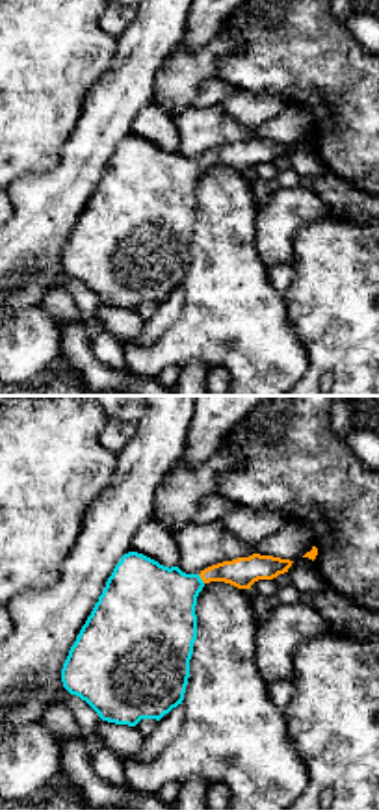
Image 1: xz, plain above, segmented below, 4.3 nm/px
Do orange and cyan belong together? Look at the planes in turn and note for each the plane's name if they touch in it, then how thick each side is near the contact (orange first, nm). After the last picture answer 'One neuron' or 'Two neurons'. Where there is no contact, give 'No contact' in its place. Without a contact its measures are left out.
Touches orange in xz. Thickness 140 nm (orange) against 360 nm

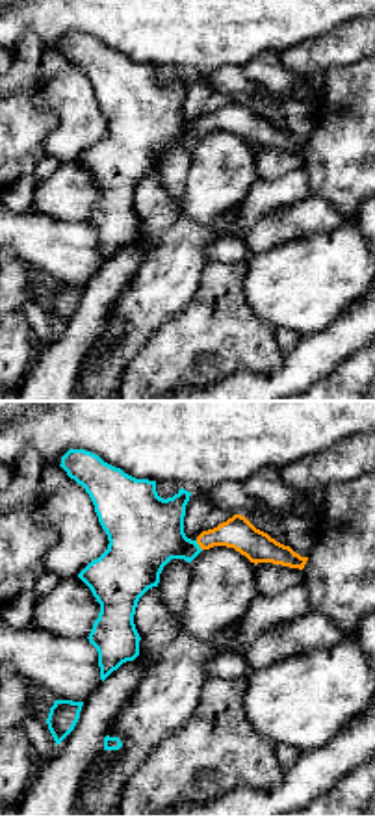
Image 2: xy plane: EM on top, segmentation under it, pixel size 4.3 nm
Touches orange in xy. Thickness 140 nm (orange) against 320 nm

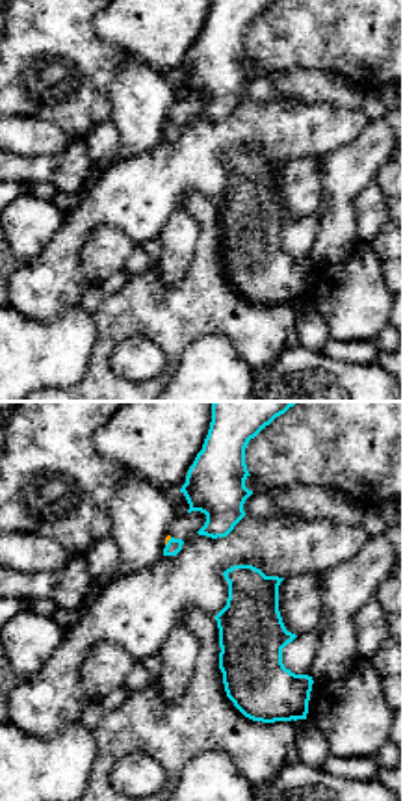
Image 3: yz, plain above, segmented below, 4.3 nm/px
Touches orange in yz. Thickness 20 nm (orange) against 70 nm

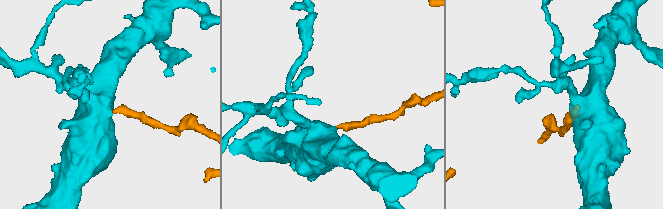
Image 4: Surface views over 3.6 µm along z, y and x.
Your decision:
One neuron

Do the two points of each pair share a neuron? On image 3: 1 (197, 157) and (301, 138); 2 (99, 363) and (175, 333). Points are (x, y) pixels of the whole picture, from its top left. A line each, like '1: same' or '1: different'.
1: same
2: same

